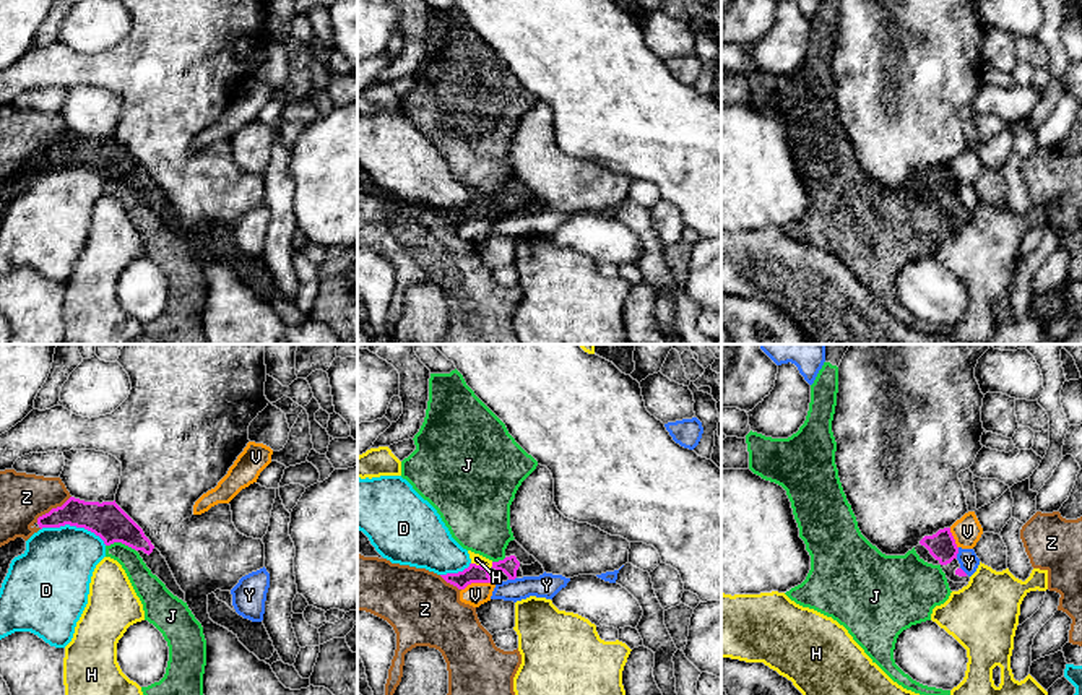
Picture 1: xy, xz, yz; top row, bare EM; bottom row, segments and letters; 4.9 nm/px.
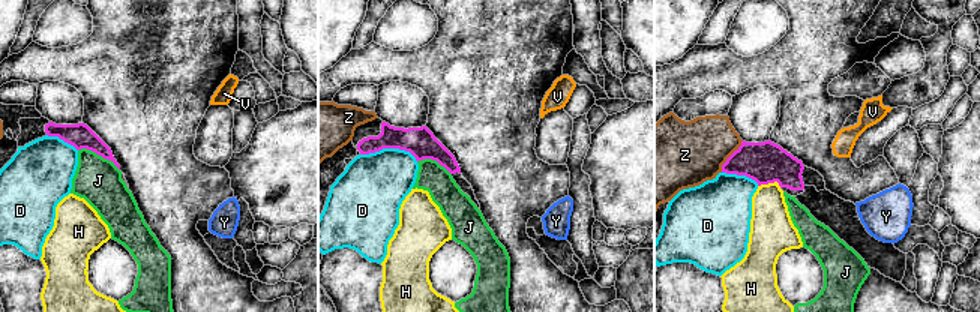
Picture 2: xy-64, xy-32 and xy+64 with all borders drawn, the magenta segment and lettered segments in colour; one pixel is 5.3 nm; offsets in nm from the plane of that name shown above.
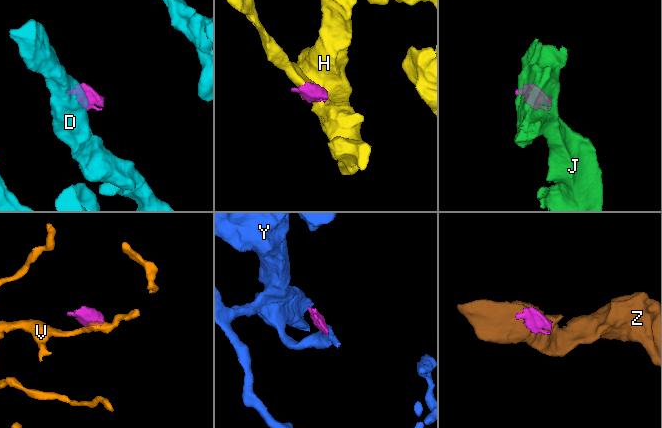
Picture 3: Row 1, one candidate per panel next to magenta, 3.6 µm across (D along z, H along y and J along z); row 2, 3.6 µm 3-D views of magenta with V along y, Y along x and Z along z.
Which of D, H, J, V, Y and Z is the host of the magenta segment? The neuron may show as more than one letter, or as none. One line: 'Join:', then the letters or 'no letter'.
Join: no letter

